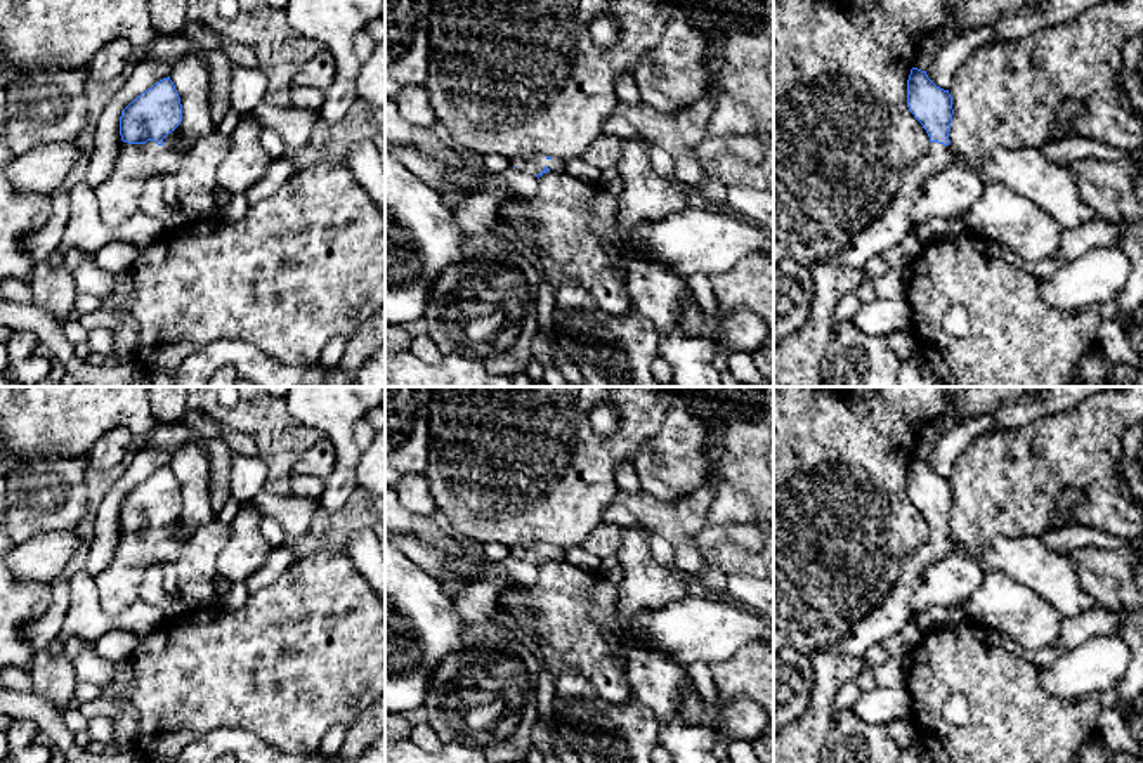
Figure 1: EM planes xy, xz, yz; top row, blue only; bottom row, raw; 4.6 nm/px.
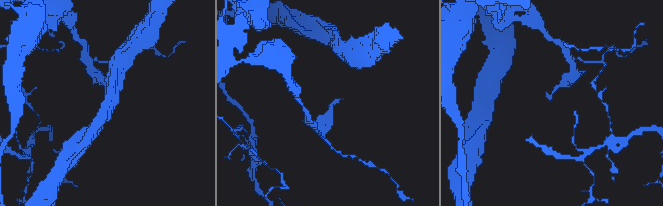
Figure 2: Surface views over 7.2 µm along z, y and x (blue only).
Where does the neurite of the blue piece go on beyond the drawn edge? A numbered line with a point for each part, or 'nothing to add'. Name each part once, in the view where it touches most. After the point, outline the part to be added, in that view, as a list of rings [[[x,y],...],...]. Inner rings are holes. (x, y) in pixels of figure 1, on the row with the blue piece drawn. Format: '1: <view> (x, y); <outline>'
1: xy (195, 172); [[[213,132],[189,151],[175,151],[154,140],[146,144],[121,142],[111,175],[94,191],[94,203],[109,227],[118,227],[139,210],[144,184],[160,177],[173,179],[179,205],[187,218],[196,220],[217,213],[217,170],[231,147],[231,137]]]

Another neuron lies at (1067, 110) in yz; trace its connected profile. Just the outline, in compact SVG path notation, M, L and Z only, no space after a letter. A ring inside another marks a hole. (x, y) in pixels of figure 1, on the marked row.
M1065 101L1058 113L1056 113L1056 139L1055 142L1061 142L1067 137L1074 135L1074 127L1072 127L1072 120L1077 113L1077 108L1082 104L1074 104L1072 101Z

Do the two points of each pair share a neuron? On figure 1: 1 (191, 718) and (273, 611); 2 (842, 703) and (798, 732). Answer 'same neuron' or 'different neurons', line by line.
1: same neuron
2: different neurons

